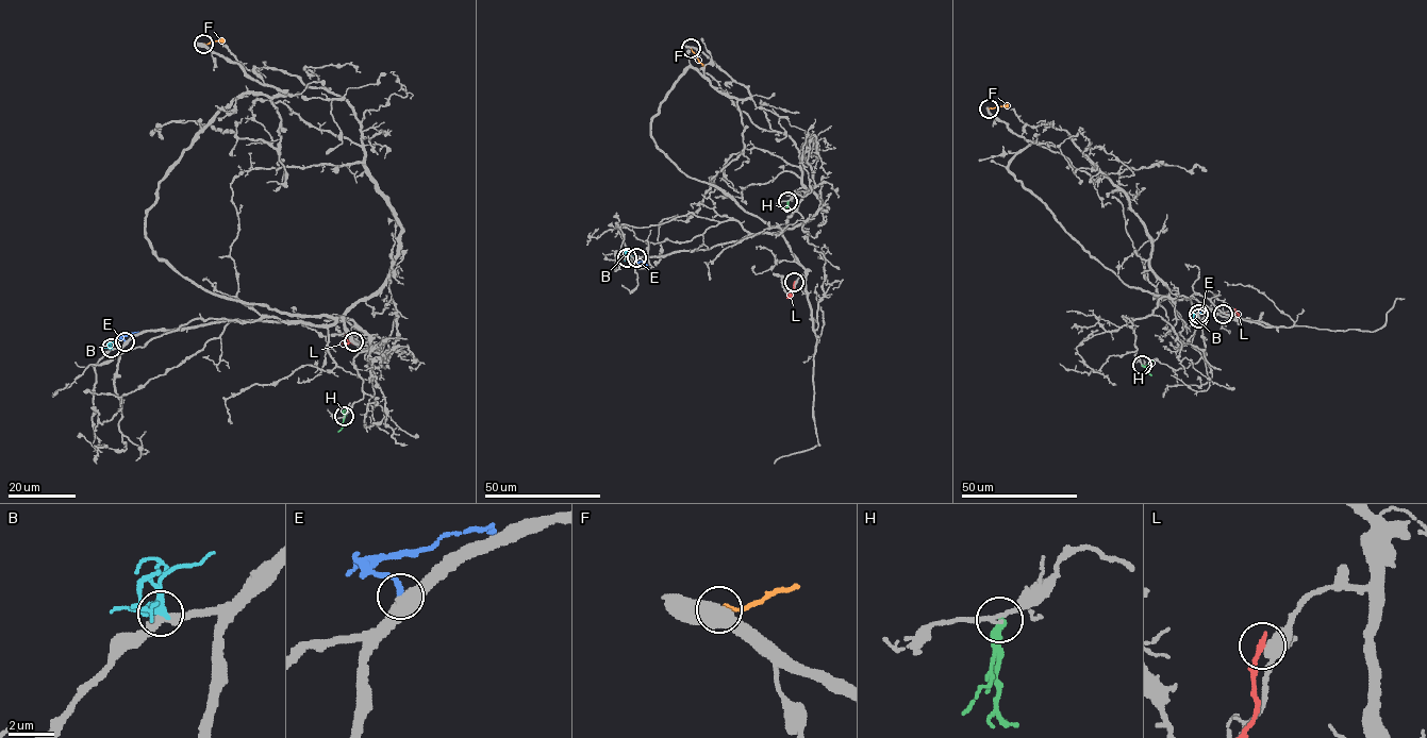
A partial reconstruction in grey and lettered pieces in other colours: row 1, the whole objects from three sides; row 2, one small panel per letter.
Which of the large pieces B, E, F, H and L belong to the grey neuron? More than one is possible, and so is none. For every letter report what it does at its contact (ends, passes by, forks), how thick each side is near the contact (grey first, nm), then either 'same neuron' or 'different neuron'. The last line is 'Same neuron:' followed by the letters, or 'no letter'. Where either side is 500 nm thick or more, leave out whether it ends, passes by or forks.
B: it forks | 320/280 nm | different neuron
E: 600/220 nm | different neuron
F: 550/190 nm | same neuron
H: it ends | 180/400 nm | different neuron
L: it ends | 400/240 nm | different neuron
Same neuron: F

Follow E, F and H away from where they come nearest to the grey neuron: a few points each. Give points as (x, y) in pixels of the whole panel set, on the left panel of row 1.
E: (125, 342), (122, 336), (140, 334)
F: (203, 45), (222, 37)
H: (344, 416), (337, 432)

